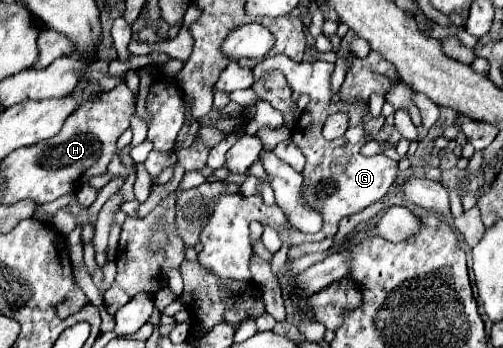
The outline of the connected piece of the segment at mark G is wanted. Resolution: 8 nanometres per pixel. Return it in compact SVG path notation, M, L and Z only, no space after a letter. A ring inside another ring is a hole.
M272 56L272 58L264 58L262 62L256 64L254 68L254 78L260 80L266 76L266 72L272 70L280 70L290 88L298 94L308 94L310 102L304 108L300 120L296 122L294 130L292 130L292 140L296 142L296 146L302 150L302 154L306 156L306 166L304 166L304 196L306 202L312 208L318 208L318 212L322 212L324 216L324 226L318 234L302 234L294 228L290 228L290 244L304 244L304 242L320 242L326 236L334 236L338 232L338 222L344 216L352 216L360 210L364 210L366 206L374 204L376 200L380 200L388 188L394 184L396 176L398 176L398 162L388 158L386 154L376 154L376 156L362 156L362 146L366 144L366 130L364 130L364 116L368 110L368 104L364 100L356 100L356 102L332 102L332 88L330 88L330 78L334 72L334 64L330 62L294 62L288 56ZM332 112L346 112L350 116L350 126L346 130L346 134L338 140L324 140L322 138L322 124L326 120L328 114Z

